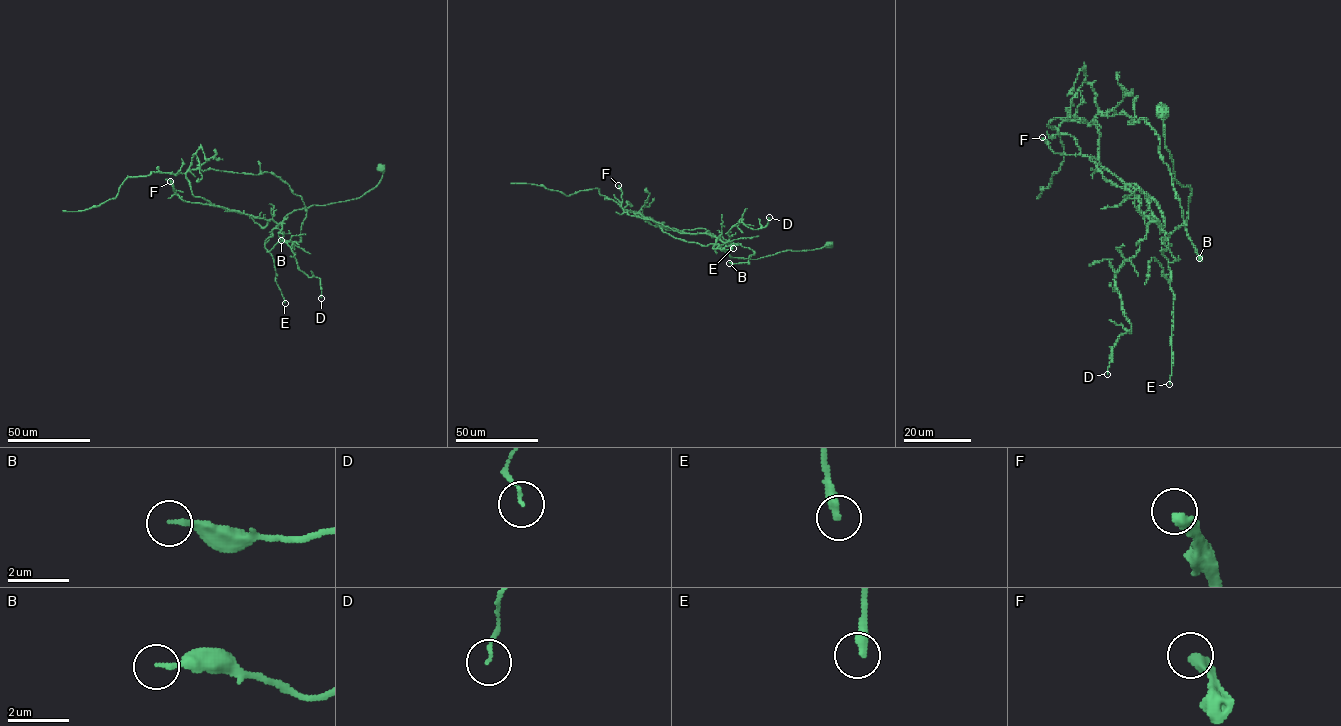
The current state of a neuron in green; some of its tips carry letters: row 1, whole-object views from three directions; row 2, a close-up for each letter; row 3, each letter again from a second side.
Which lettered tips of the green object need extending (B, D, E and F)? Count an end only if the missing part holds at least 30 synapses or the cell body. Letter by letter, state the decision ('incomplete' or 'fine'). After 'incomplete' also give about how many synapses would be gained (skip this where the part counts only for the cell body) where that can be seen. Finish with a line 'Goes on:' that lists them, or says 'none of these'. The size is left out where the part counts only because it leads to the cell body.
B: fine
D: fine
E: fine
F: fine
Goes on: none of these

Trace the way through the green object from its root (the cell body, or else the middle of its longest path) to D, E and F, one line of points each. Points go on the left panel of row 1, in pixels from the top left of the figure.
D: (381, 168), (359, 197), (295, 210), (275, 228), (321, 298)
E: (381, 168), (380, 182), (359, 197), (295, 210), (272, 230), (265, 247), (273, 258), (285, 303)
F: (381, 168), (380, 182), (359, 197), (295, 210), (277, 228), (271, 219), (184, 201), (170, 181)

